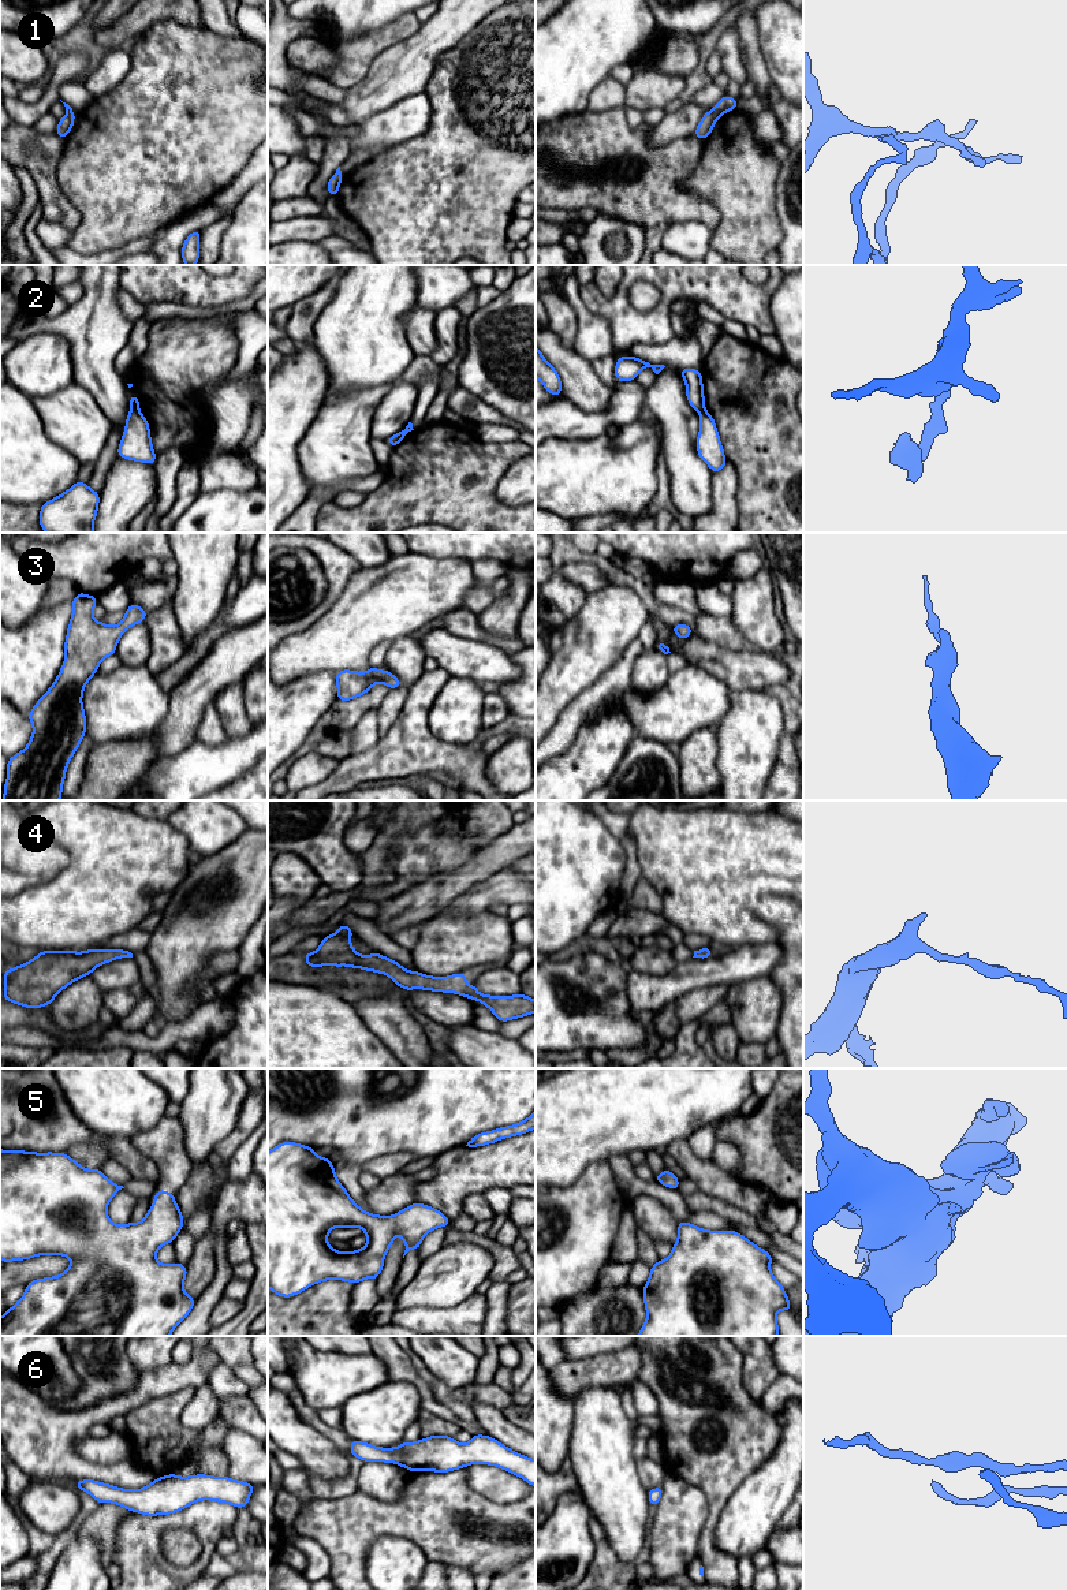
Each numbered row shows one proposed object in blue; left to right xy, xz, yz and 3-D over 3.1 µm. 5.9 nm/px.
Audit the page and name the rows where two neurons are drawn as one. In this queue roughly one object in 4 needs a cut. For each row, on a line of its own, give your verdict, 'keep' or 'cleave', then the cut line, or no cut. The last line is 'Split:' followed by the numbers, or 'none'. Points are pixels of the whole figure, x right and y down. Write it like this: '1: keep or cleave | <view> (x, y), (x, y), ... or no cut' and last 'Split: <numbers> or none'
1: cleave | yz (711, 111), (716, 118)
2: cleave | xy (131, 407), (138, 411)
3: keep | no cut
4: keep | no cut
5: keep | no cut
6: keep | no cut
Split: 1, 2

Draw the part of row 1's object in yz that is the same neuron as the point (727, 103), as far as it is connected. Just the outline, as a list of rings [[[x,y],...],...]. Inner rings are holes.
[[[724,94],[724,97],[712,108],[712,113],[716,117],[720,117],[728,111],[734,111],[738,105],[738,100],[734,100],[732,97]]]

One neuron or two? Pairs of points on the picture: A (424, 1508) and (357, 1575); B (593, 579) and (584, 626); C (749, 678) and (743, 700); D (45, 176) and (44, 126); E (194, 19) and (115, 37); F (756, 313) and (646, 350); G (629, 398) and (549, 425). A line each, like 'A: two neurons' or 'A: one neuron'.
A: one neuron
B: two neurons
C: two neurons
D: two neurons
E: one neuron
F: two neurons
G: one neuron

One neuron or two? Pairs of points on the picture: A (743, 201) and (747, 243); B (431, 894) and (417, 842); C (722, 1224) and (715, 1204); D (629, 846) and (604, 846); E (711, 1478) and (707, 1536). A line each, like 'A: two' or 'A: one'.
A: one
B: two
C: two
D: two
E: one

